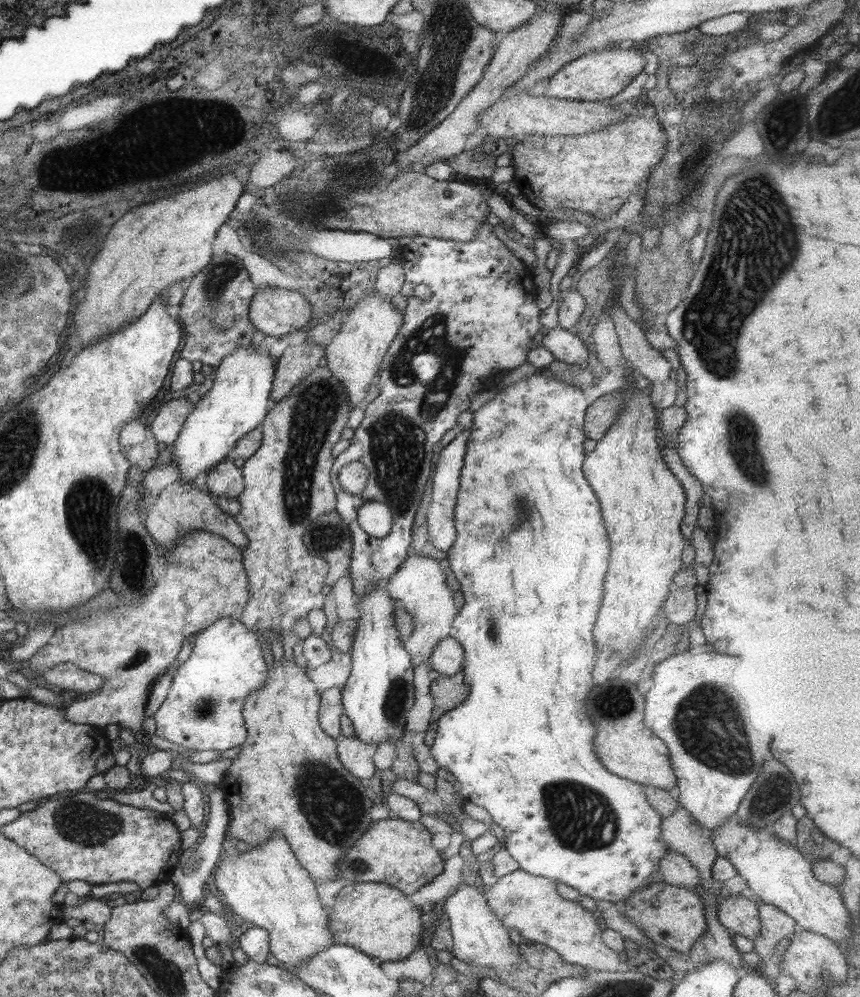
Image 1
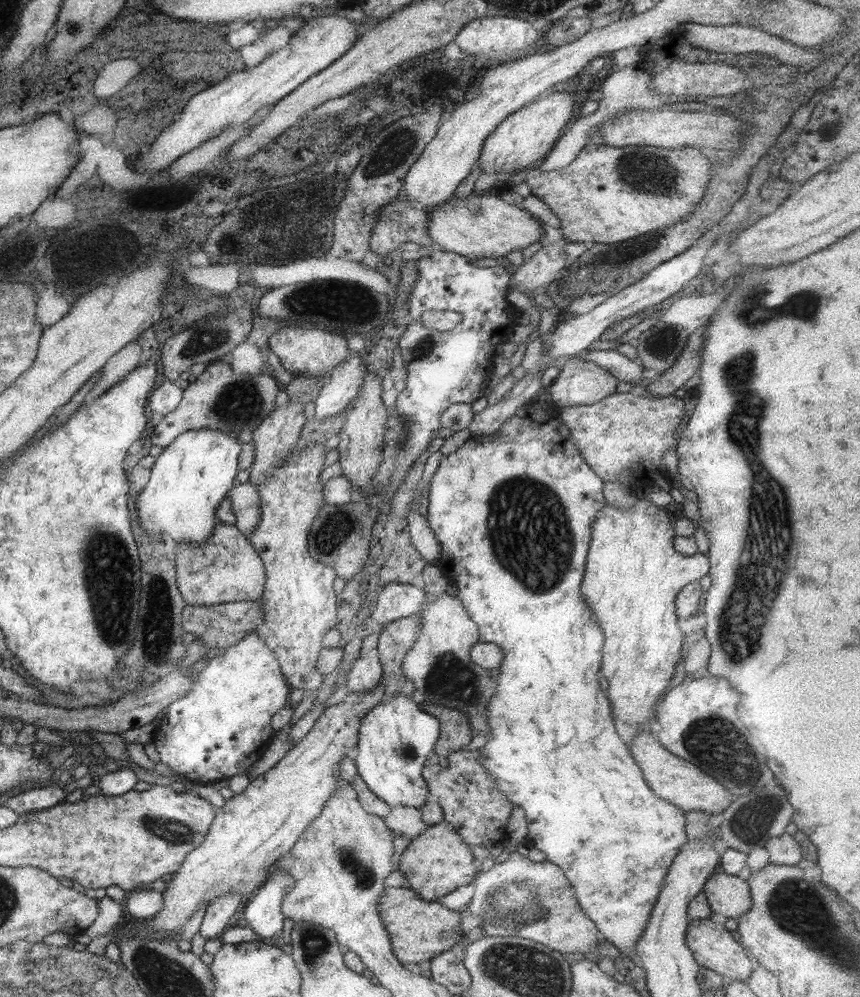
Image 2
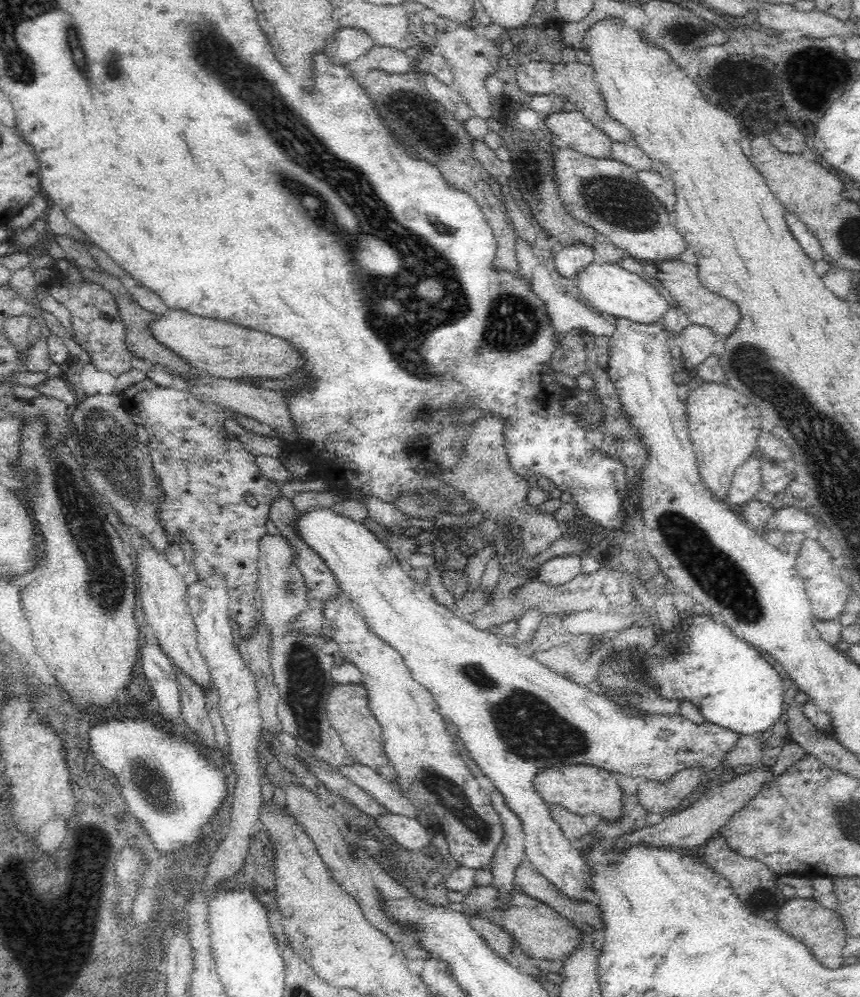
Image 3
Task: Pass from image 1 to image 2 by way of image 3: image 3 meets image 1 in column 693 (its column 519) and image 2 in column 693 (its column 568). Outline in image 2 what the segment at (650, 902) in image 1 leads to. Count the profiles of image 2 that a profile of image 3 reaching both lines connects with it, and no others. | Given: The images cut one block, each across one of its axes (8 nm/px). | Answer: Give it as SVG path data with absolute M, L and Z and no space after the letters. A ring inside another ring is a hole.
M707 918L689 919L685 942L699 968L721 975L726 981L745 981L750 977L753 962L745 953L744 947L731 937L724 925L714 924Z

